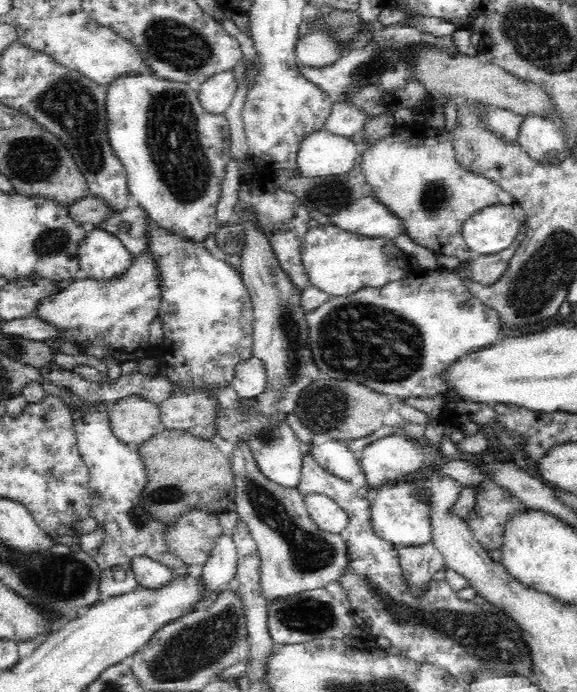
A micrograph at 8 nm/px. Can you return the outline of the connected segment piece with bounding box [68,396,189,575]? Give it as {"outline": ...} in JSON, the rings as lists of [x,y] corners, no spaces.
{"outline":[[[83,396],[79,399],[84,402],[84,406],[68,405],[68,412],[72,415],[74,430],[77,434],[78,448],[80,456],[83,456],[84,462],[88,465],[90,476],[88,480],[89,495],[92,497],[90,516],[93,516],[98,523],[95,532],[88,534],[80,534],[77,544],[80,549],[92,556],[96,563],[100,565],[100,569],[108,569],[110,566],[118,566],[131,564],[131,559],[135,555],[150,556],[150,559],[156,560],[167,567],[176,566],[178,575],[188,573],[188,566],[183,565],[172,554],[169,554],[162,540],[162,533],[165,532],[165,523],[146,515],[146,511],[142,510],[137,502],[140,490],[144,488],[145,470],[144,463],[138,452],[138,447],[132,444],[126,444],[120,440],[112,430],[111,420],[109,417],[111,403],[107,400],[83,400]]]}

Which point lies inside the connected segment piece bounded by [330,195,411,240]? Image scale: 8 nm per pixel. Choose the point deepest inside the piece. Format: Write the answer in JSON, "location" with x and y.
{"location":[369,216]}

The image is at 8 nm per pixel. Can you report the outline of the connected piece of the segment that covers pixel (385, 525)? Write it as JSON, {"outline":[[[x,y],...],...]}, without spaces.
{"outline":[[[408,483],[384,484],[373,492],[370,504],[370,524],[378,539],[400,548],[418,548],[430,544],[431,526],[428,518],[428,507],[412,495]]]}

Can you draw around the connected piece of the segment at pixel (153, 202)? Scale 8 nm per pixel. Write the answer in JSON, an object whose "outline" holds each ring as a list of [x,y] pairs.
{"outline":[[[122,72],[121,76],[114,77],[105,86],[106,134],[114,154],[116,154],[122,165],[124,165],[129,194],[136,197],[139,206],[146,210],[150,218],[166,231],[174,232],[179,236],[188,236],[188,239],[191,237],[191,240],[203,242],[209,234],[215,232],[218,228],[218,224],[216,223],[216,204],[220,200],[226,166],[230,162],[232,133],[230,132],[230,124],[226,114],[209,112],[208,108],[200,100],[200,89],[194,90],[187,83],[163,80],[152,74],[140,75],[140,72]]]}

